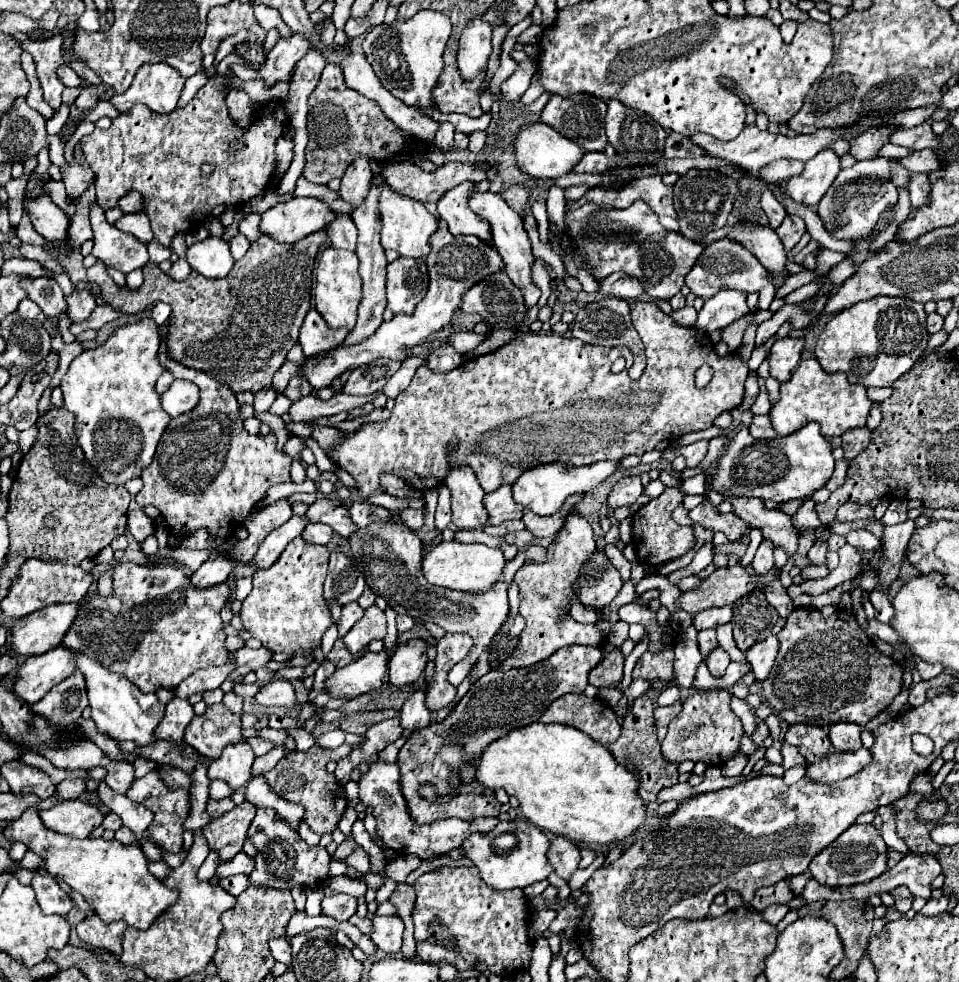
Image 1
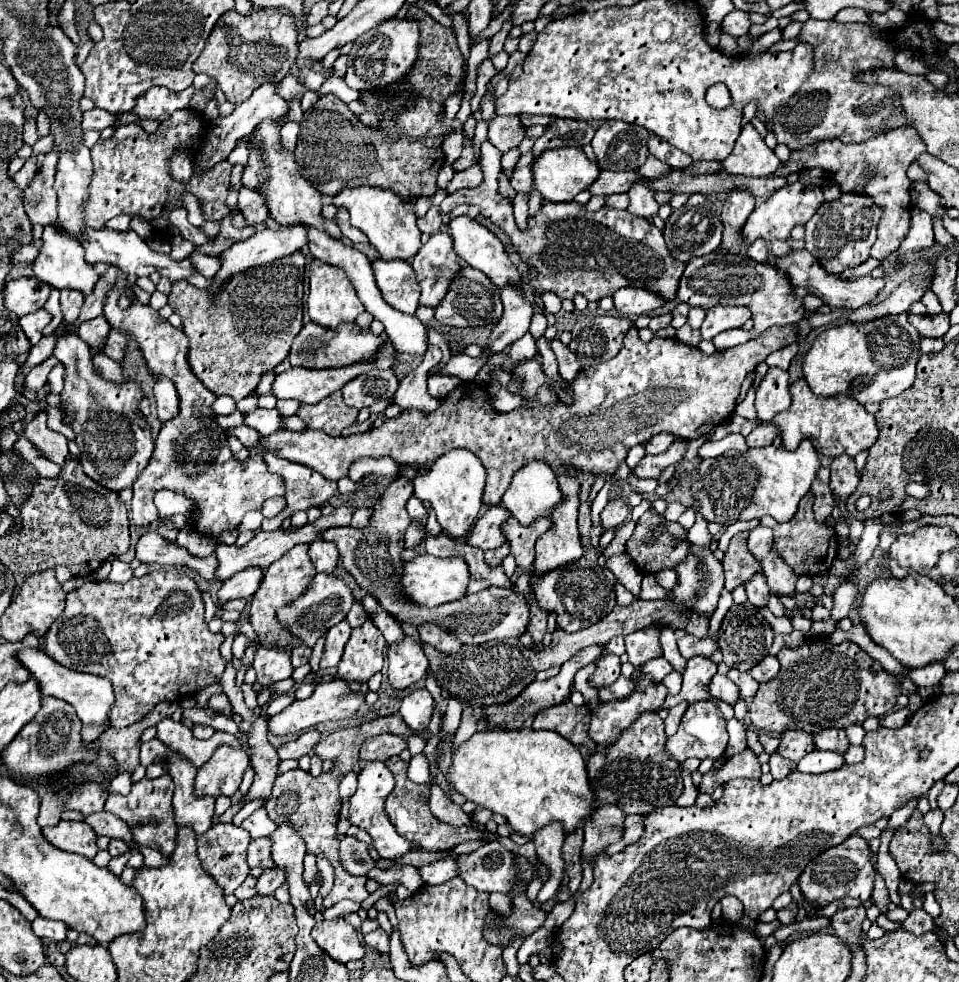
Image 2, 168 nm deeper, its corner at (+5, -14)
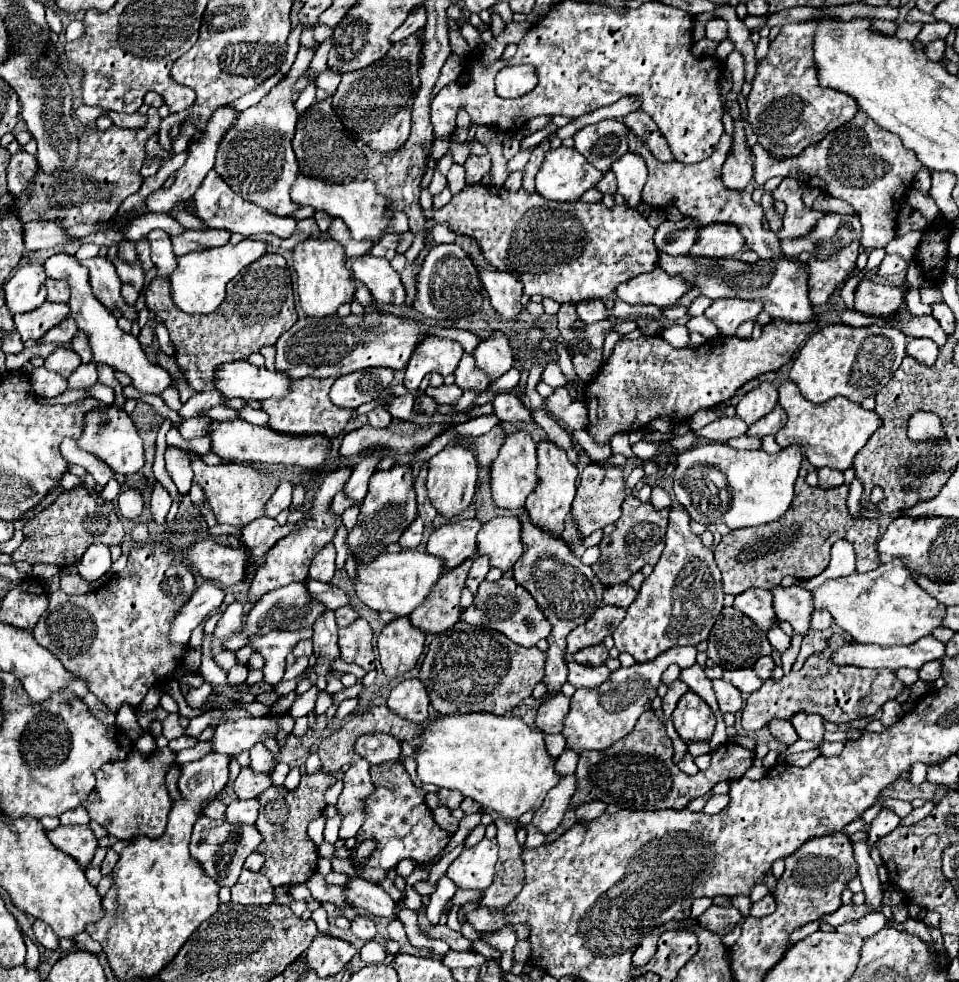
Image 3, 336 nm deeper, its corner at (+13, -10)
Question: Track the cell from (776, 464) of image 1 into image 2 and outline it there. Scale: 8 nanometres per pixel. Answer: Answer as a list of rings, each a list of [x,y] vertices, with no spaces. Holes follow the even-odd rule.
[[[802,440],[794,452],[776,446],[748,448],[746,452],[730,450],[718,458],[708,458],[698,464],[698,468],[692,472],[690,494],[698,502],[698,514],[702,514],[706,522],[718,522],[722,526],[728,526],[734,524],[736,520],[760,520],[762,516],[772,516],[776,522],[782,524],[794,518],[798,510],[798,502],[810,490],[818,468],[820,468],[818,454],[810,440]]]

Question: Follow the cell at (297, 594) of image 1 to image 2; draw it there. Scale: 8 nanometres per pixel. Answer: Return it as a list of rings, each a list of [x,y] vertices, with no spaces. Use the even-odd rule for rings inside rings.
[[[298,544],[292,550],[288,550],[278,562],[272,562],[264,574],[264,580],[262,580],[258,592],[252,598],[250,624],[262,644],[278,644],[278,646],[286,646],[286,644],[300,646],[302,644],[302,642],[298,642],[298,638],[294,638],[292,634],[286,634],[286,630],[282,630],[282,626],[278,626],[274,610],[278,606],[286,606],[286,602],[292,602],[294,598],[298,598],[306,590],[310,580],[316,576],[316,570],[308,556],[308,546],[310,544]]]

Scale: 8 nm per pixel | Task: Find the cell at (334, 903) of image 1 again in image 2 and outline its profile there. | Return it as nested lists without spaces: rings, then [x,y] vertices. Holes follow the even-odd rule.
[[[322,920],[312,928],[312,938],[316,944],[336,962],[346,964],[350,960],[362,960],[364,944],[358,938],[358,932],[344,920]]]

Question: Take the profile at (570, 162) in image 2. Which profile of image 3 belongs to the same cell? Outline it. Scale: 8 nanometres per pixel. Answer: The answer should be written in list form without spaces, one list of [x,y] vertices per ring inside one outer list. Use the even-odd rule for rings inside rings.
[[[550,148],[536,174],[536,192],[548,200],[574,202],[602,178],[576,148]]]

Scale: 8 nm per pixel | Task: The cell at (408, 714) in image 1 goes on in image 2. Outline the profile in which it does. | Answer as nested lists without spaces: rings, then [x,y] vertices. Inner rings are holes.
[[[426,688],[414,690],[400,704],[400,714],[412,730],[426,730],[430,724],[432,712],[434,712],[434,700]]]

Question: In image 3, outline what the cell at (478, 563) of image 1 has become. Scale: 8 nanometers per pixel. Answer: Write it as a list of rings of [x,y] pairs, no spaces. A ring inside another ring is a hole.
[[[402,550],[398,554],[380,554],[370,564],[356,568],[358,580],[354,584],[358,598],[372,610],[392,612],[396,616],[410,616],[430,594],[438,578],[446,572],[442,558],[426,554],[424,550]]]

